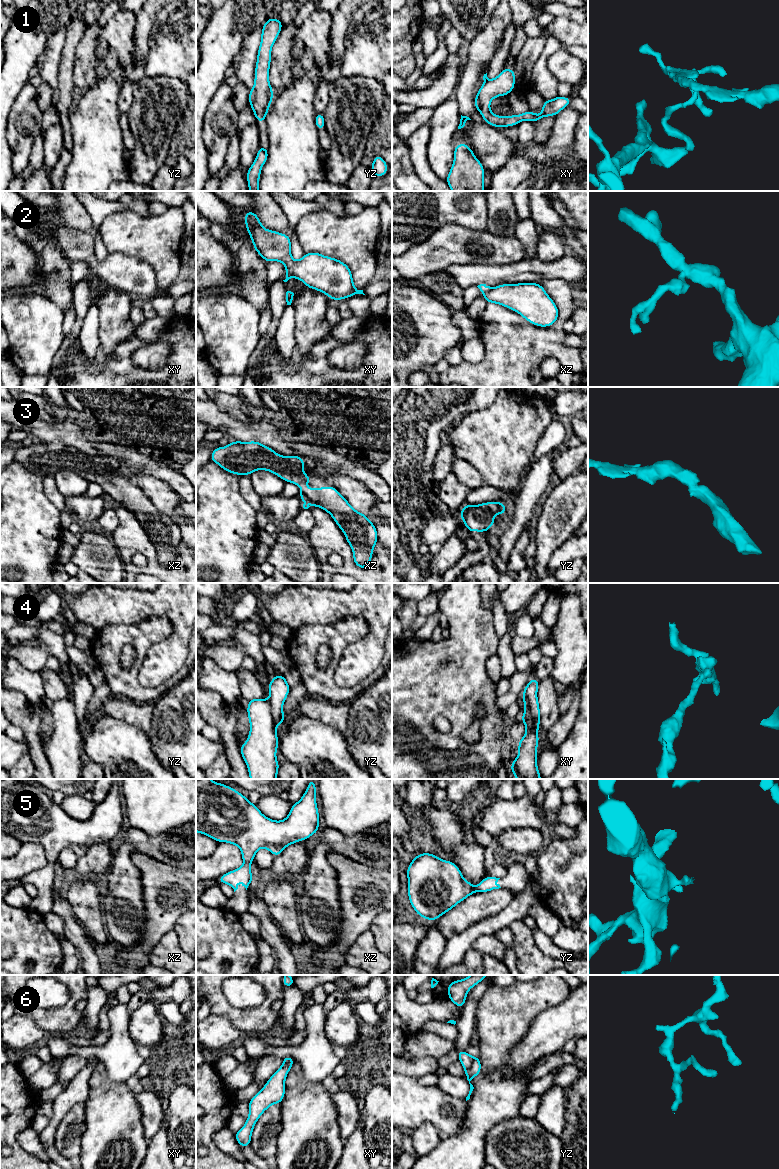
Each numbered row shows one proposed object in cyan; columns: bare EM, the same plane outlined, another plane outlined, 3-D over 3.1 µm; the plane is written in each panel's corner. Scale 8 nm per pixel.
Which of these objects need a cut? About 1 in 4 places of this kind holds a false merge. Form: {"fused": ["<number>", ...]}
{"fused": ["1", "2", "4", "6"]}

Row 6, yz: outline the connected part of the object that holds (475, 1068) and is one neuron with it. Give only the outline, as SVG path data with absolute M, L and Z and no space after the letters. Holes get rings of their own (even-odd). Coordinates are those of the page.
M476 1056L473 1058L473 1062L471 1066L465 1071L465 1077L467 1078L470 1084L470 1091L469 1091L468 1096L466 1097L466 1101L470 1099L470 1095L474 1089L470 1081L480 1073L481 1073L481 1061L479 1057Z

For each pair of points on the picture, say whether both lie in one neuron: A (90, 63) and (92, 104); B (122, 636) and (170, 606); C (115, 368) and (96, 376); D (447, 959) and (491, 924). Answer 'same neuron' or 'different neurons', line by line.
A: different neurons
B: different neurons
C: same neuron
D: same neuron

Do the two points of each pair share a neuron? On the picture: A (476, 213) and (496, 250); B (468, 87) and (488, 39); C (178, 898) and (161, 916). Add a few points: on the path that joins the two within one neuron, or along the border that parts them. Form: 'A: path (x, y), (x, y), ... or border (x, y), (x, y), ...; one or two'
A: border (462, 226), (468, 229), (486, 230); two
B: path (471, 75), (477, 65), (481, 51); one
C: path (174, 902), (164, 912); one

